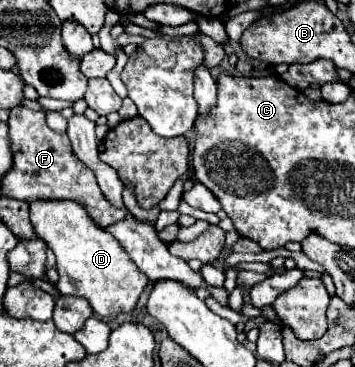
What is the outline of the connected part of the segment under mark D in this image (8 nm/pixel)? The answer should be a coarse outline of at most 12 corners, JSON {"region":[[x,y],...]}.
{"region":[[33,201],[57,289],[131,313],[149,277],[81,203]]}

